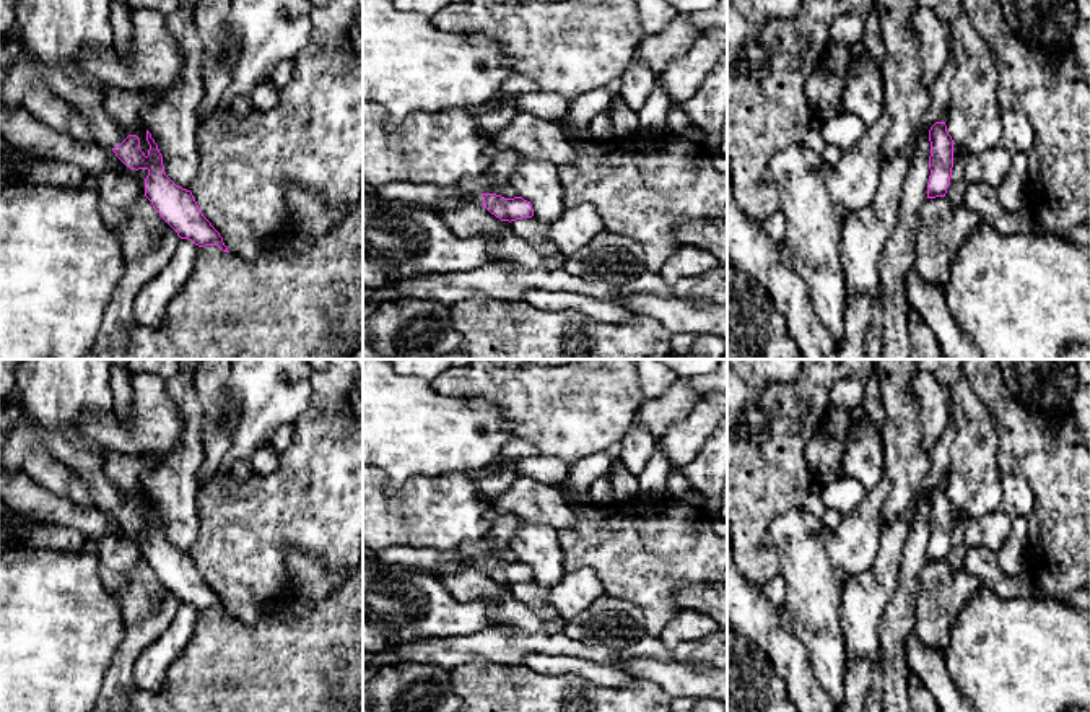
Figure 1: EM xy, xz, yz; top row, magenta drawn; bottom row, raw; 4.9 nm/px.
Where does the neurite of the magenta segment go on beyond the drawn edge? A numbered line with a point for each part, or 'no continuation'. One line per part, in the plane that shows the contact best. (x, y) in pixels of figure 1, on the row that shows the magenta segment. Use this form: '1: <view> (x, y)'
1: xy (91, 103)

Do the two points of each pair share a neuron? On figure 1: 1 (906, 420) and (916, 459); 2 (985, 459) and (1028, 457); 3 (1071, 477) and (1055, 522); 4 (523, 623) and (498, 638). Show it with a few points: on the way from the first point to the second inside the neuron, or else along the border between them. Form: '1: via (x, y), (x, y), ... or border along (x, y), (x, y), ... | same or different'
1: via (906, 429), (906, 449) | same
2: border along (993, 421), (998, 431), (998, 468), (1001, 473) | different
3: via (1071, 488), (1071, 506), (1066, 511) | same
4: border along (549, 633), (482, 628), (474, 634) | different

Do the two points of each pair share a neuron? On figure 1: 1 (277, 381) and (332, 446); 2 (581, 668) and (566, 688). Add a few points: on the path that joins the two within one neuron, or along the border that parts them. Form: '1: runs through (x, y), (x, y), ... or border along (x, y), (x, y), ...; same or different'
1: border along (311, 376), (311, 402), (292, 423); different
2: border along (537, 672), (575, 673), (596, 685), (610, 686); different

